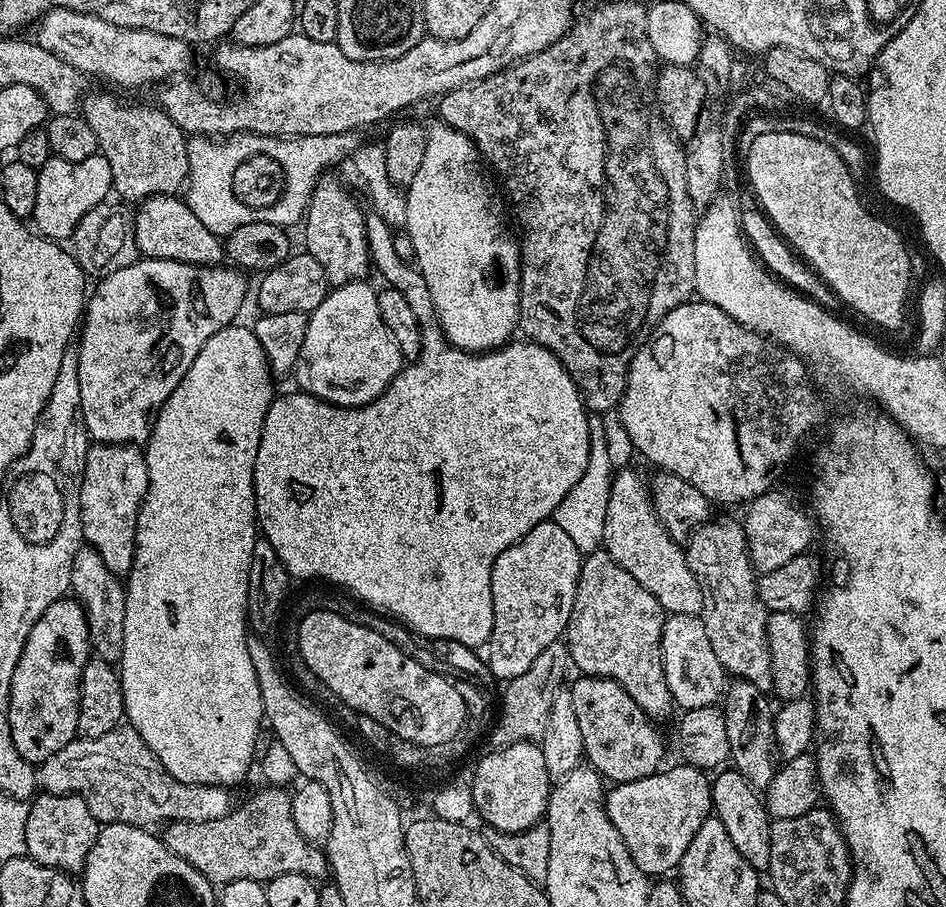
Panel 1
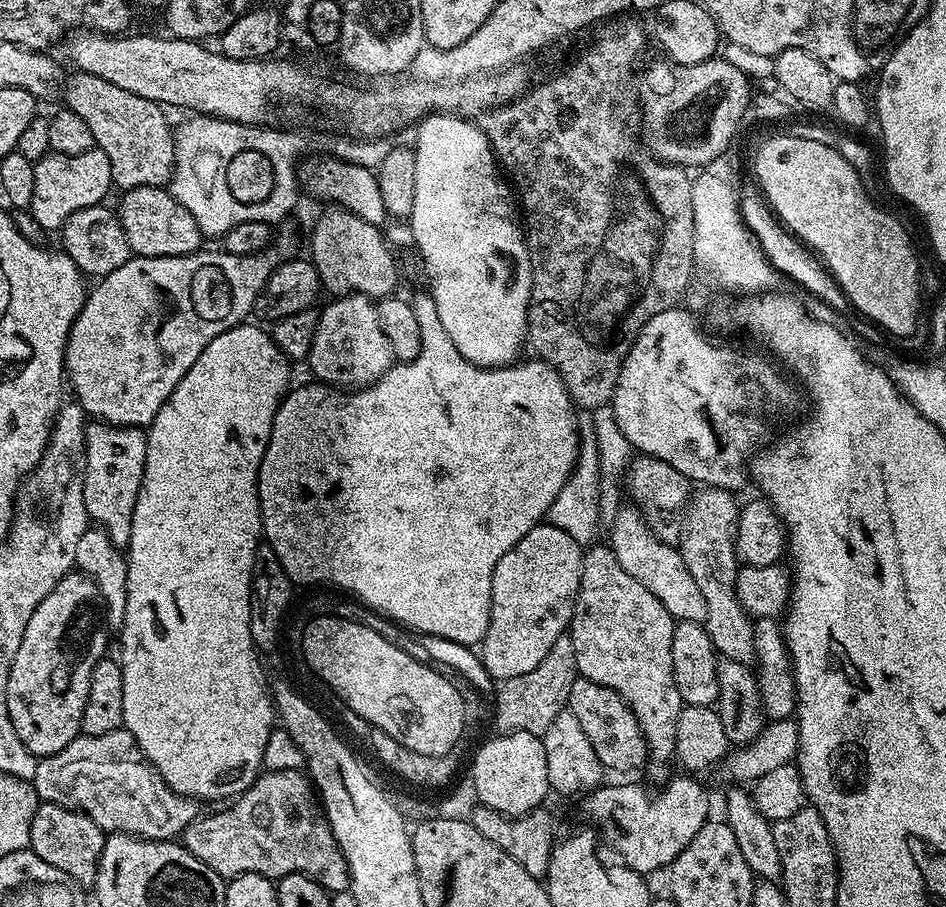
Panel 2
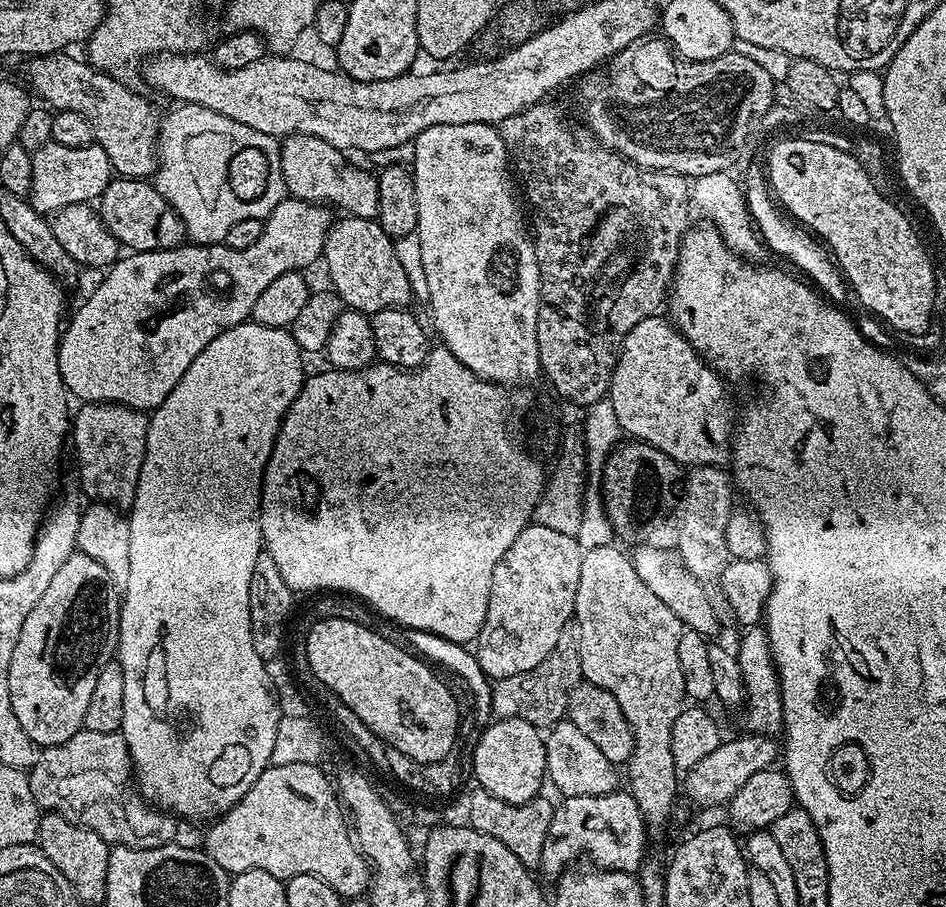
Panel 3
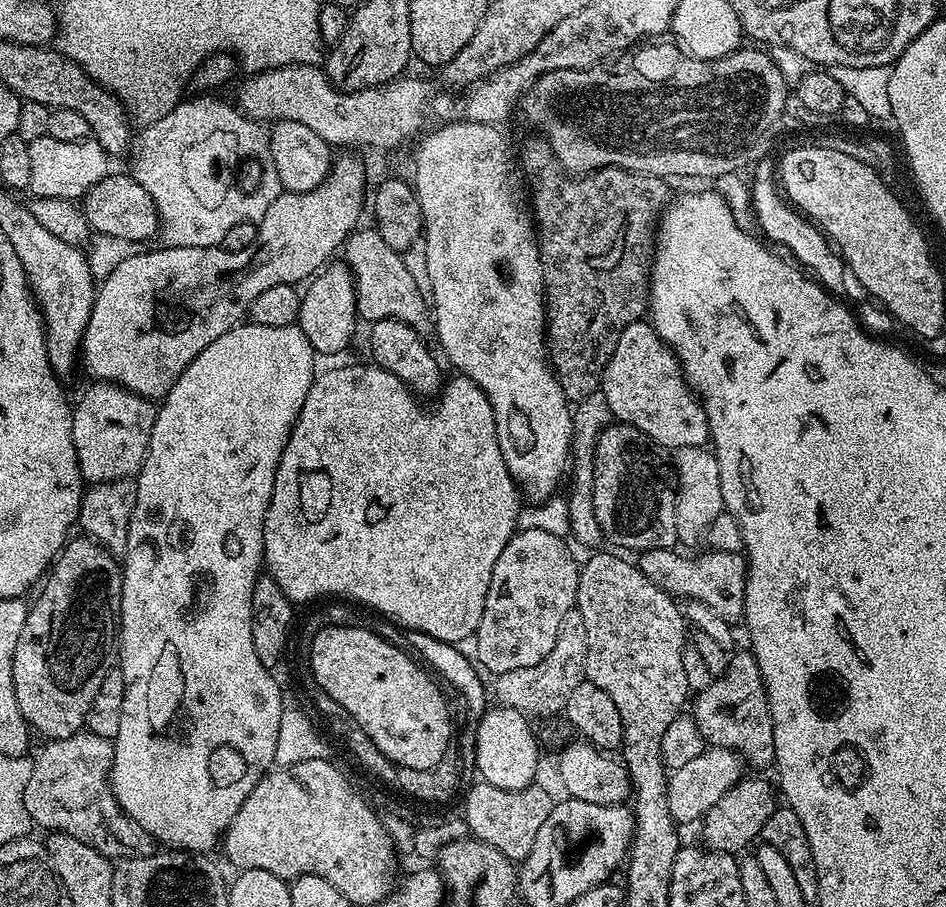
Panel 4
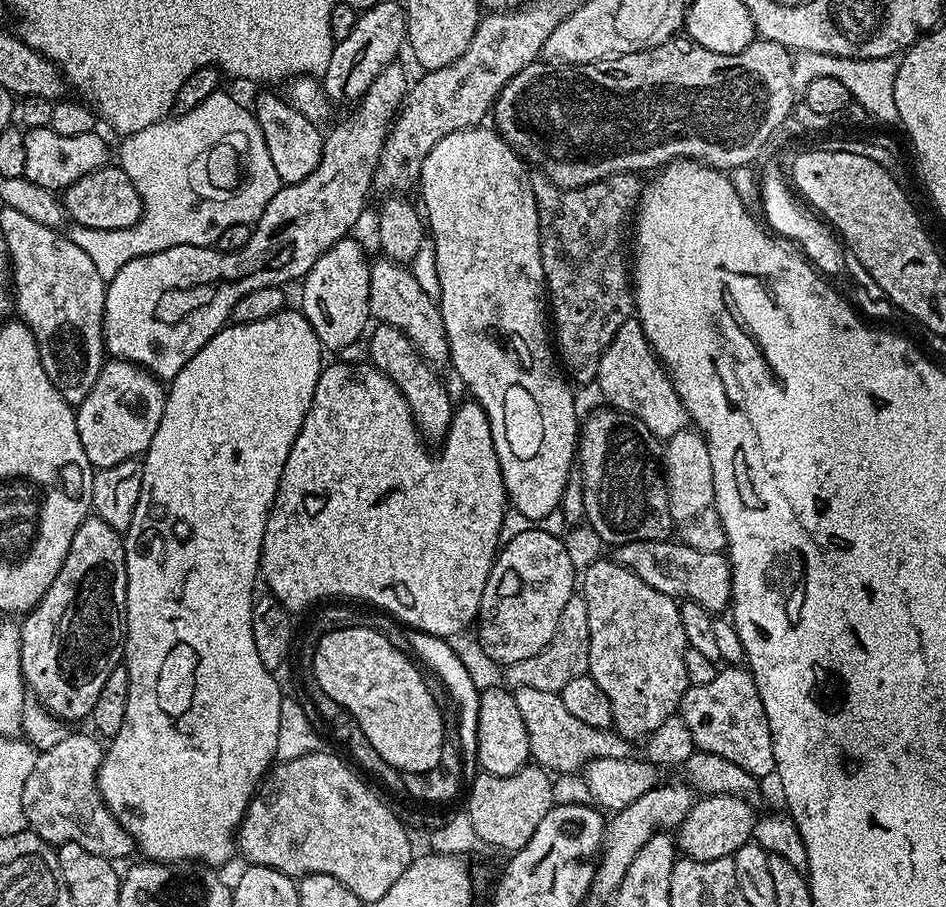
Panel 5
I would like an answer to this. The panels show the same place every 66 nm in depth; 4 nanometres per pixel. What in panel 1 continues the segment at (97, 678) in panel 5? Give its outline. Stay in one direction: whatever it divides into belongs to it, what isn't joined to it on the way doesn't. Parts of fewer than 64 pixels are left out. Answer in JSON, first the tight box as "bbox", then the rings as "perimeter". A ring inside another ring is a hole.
{"bbox":[8,598,93,766],"perimeter":[[[75,598],[55,600],[30,630],[22,658],[14,666],[8,695],[8,717],[14,746],[33,766],[58,754],[62,746],[77,739],[80,683],[86,662],[93,655],[92,639],[84,607]]]}

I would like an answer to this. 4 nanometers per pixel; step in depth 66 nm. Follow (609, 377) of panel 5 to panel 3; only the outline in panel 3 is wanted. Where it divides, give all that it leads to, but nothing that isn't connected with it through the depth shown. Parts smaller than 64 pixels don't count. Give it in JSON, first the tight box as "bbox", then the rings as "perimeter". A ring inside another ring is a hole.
{"bbox":[606,314,734,466],"perimeter":[[[657,314],[642,318],[626,334],[606,399],[614,402],[621,433],[631,439],[662,450],[681,466],[724,466],[730,460],[734,435],[734,416],[732,420],[724,387],[725,383],[692,349],[671,319]]]}

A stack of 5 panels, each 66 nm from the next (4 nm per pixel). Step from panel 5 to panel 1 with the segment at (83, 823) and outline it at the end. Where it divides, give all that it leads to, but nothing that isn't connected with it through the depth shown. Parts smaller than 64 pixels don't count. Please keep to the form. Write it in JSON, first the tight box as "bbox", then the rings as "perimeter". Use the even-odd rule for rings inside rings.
{"bbox":[38,726,234,829],"perimeter":[[[121,726],[102,738],[71,740],[58,754],[46,758],[38,768],[38,784],[45,792],[80,796],[90,806],[90,814],[101,825],[129,824],[155,829],[174,820],[191,824],[222,818],[234,807],[233,793],[226,788],[178,782],[158,762],[142,742],[142,734],[131,726]]]}

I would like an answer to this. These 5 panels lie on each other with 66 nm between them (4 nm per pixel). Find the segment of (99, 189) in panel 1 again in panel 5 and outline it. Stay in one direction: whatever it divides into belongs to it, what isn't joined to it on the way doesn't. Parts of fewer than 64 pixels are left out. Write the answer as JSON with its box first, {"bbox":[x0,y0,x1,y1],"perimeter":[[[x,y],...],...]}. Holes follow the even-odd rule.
{"bbox":[23,127,108,193],"perimeter":[[[50,127],[29,128],[24,132],[26,142],[26,170],[23,179],[59,193],[70,187],[78,178],[105,167],[108,160],[108,144],[99,131],[90,134],[58,134]]]}

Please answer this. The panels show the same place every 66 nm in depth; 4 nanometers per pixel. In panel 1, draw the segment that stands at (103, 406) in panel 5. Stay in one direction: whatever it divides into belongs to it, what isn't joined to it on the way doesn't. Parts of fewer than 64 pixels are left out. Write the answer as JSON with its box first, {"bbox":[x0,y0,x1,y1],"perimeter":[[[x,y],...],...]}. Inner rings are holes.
{"bbox":[80,443,148,574],"perimeter":[[[93,443],[86,454],[84,477],[80,487],[80,530],[87,547],[93,548],[106,562],[110,571],[126,574],[132,569],[136,557],[136,519],[148,492],[148,471],[143,451],[134,444]]]}

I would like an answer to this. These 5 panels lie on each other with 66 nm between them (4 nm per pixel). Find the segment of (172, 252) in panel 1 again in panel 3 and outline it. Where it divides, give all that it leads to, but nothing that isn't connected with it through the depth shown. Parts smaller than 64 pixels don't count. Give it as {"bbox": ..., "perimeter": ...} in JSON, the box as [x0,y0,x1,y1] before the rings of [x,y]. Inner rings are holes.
{"bbox":[98,178,185,252],"perimeter":[[[114,178],[98,201],[102,222],[114,234],[114,238],[125,249],[132,252],[157,252],[163,248],[179,248],[185,239],[184,224],[178,214],[158,194],[155,183],[143,180]]]}

